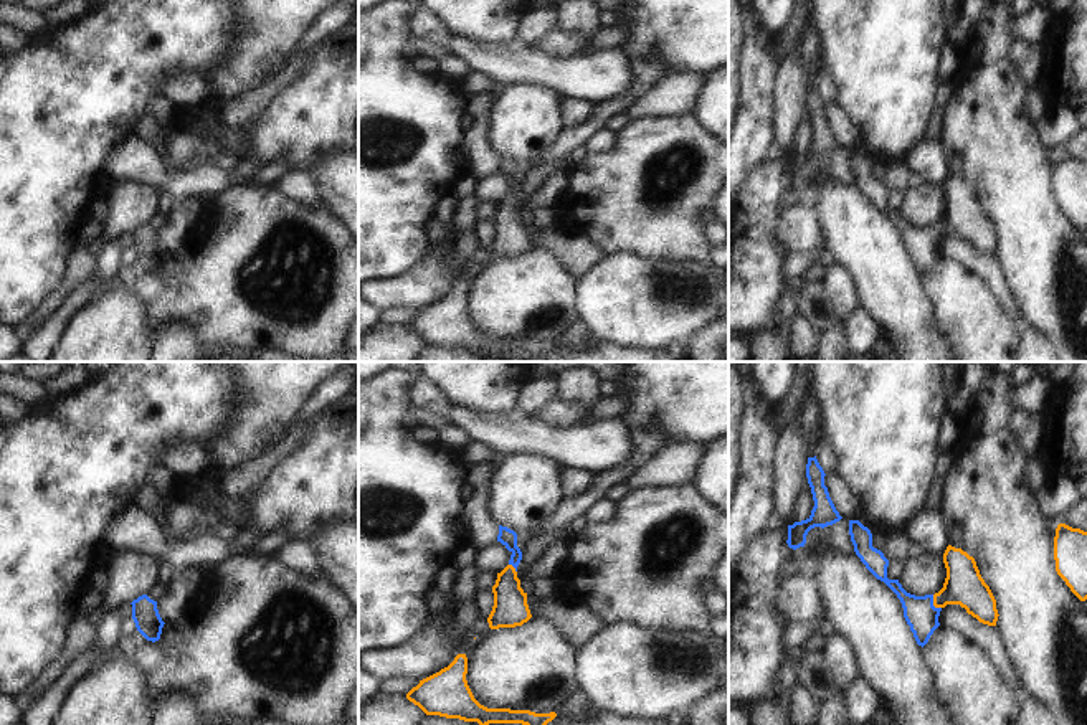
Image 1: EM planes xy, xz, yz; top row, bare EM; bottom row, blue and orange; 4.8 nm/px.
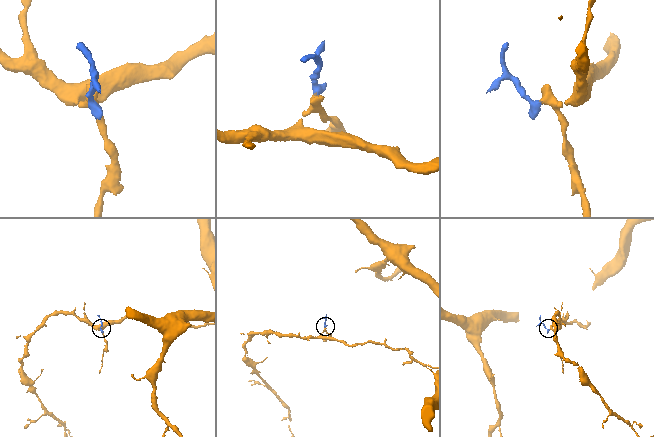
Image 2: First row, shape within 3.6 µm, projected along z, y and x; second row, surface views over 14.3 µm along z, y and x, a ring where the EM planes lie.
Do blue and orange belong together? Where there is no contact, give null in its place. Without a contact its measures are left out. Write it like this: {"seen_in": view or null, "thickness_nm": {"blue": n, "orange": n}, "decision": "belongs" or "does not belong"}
{"seen_in": "yz", "thickness_nm": {"blue": 160, "orange": 190}, "decision": "belongs"}

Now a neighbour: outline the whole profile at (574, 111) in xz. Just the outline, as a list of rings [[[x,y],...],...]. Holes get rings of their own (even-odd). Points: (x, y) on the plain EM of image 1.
[[[563,97],[562,102],[562,116],[563,124],[568,127],[575,127],[578,124],[586,122],[595,111],[595,104],[588,101],[580,101],[577,97]]]

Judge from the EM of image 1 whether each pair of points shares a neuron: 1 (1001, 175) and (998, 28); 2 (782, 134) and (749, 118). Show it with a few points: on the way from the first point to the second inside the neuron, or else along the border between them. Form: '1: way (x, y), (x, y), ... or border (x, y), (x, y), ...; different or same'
1: way (996, 139), (996, 65); same
2: border (775, 91), (773, 141); different

